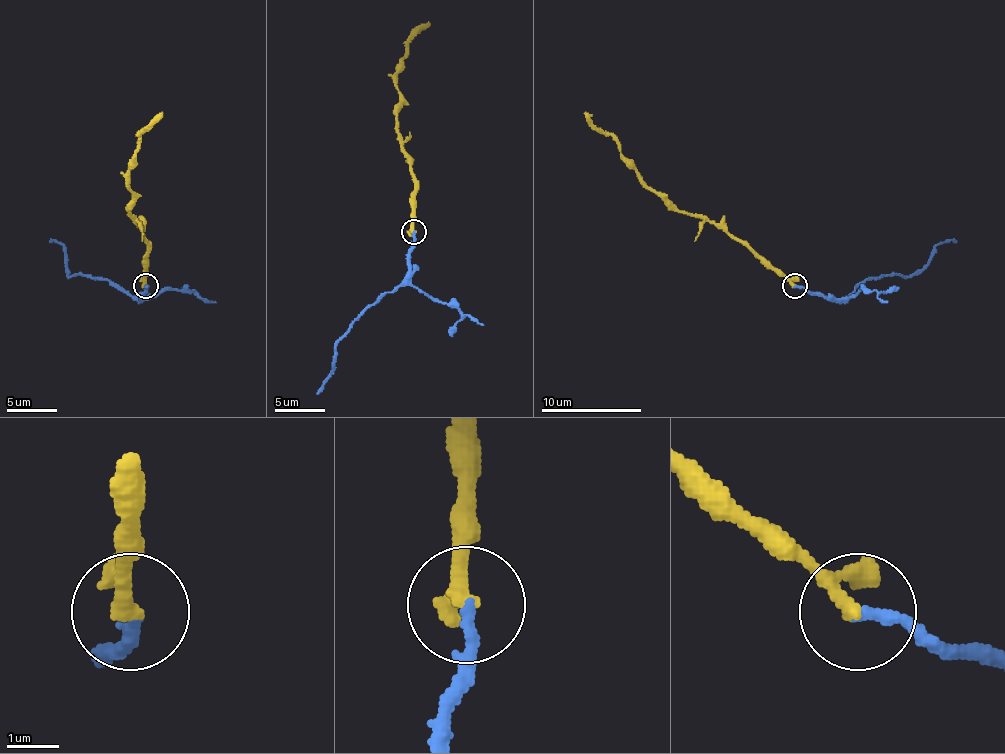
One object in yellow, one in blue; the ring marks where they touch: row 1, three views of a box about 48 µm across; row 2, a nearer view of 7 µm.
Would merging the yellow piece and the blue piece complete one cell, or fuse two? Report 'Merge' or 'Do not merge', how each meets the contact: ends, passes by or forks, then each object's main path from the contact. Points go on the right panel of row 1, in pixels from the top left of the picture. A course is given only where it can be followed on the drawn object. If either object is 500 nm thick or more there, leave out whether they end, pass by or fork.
Do not merge. At the ring yellow passes by. At the ring blue ends. Course of yellow: (794, 286), (721, 229), (699, 216), (674, 211), (643, 184), (613, 139), (606, 136), (586, 111). Course of blue: (794, 286), (844, 299), (866, 279), (917, 274), (934, 249), (944, 241), (957, 241)

